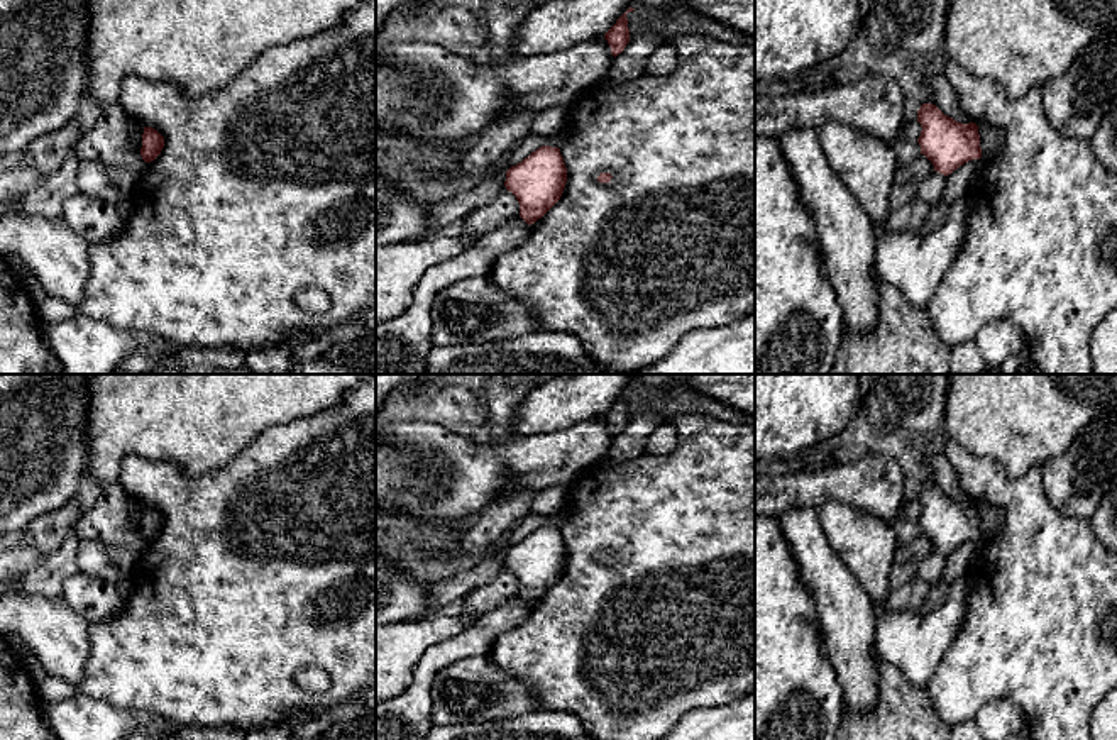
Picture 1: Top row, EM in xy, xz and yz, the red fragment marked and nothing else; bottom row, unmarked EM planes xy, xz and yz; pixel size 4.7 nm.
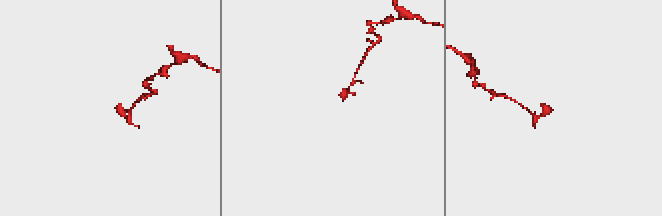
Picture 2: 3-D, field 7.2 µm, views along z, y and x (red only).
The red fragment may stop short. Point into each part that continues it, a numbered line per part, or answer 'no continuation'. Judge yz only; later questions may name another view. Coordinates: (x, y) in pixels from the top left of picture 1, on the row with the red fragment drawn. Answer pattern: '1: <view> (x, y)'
no continuation

